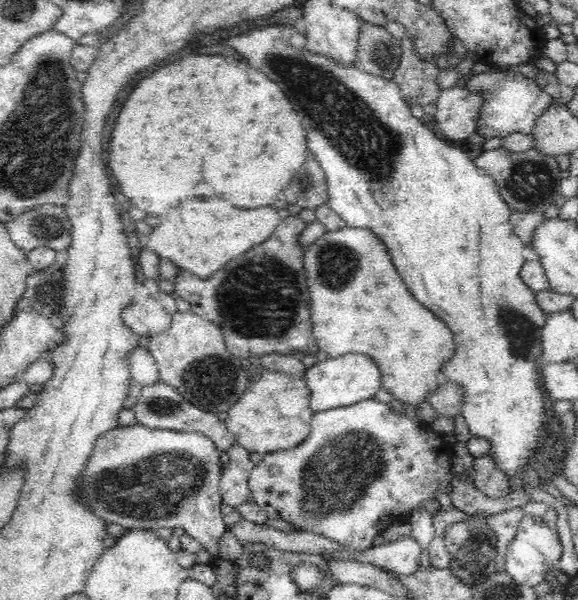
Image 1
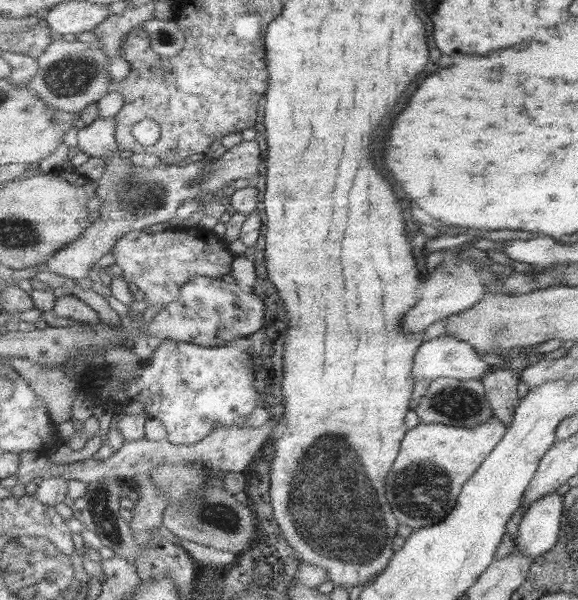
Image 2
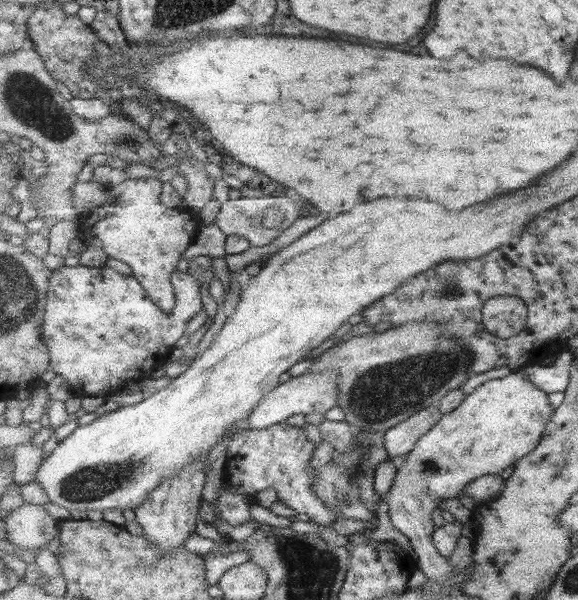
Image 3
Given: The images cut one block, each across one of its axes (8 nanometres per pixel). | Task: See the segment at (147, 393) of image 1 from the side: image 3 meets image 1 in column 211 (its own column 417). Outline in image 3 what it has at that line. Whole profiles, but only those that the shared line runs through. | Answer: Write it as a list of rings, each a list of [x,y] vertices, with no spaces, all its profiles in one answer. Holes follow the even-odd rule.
[[[439,405],[427,407],[421,412],[413,415],[386,431],[385,449],[390,456],[406,456],[413,448],[415,443],[421,440],[421,436],[429,432],[444,414]]]

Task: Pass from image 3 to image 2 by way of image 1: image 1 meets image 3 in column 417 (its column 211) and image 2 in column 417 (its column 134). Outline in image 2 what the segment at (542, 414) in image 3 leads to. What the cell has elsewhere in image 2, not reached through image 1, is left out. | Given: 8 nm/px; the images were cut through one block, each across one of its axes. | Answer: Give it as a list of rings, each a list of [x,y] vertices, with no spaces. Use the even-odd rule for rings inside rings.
[[[493,417],[480,425],[465,428],[447,426],[445,424],[419,423],[415,428],[410,428],[402,442],[402,447],[388,474],[389,496],[388,503],[392,506],[392,513],[396,515],[401,525],[413,526],[421,529],[428,526],[439,525],[443,519],[457,506],[457,501],[464,484],[478,471],[482,462],[500,444],[508,427],[504,422]]]

